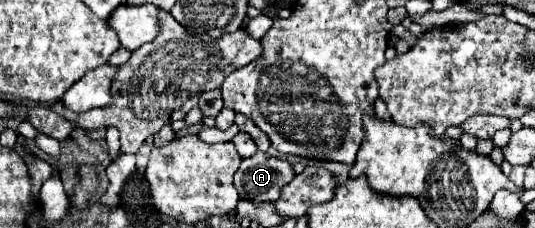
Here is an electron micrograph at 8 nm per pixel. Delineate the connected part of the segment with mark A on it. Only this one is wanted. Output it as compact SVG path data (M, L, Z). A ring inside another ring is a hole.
M254 153L242 159L234 185L242 199L250 201L276 201L280 191L294 179L294 167L290 161L280 157L268 157L268 153Z

